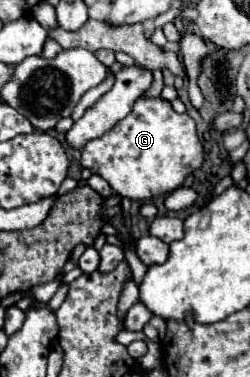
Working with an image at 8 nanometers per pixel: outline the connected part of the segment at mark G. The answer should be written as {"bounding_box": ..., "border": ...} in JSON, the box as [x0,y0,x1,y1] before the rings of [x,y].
{"bounding_box":[80,97,204,201],"border":[[[140,97],[120,123],[100,139],[86,143],[80,165],[106,179],[120,197],[142,201],[178,189],[202,165],[202,159],[204,147],[196,135],[194,119],[188,113],[176,113],[162,97]]]}

